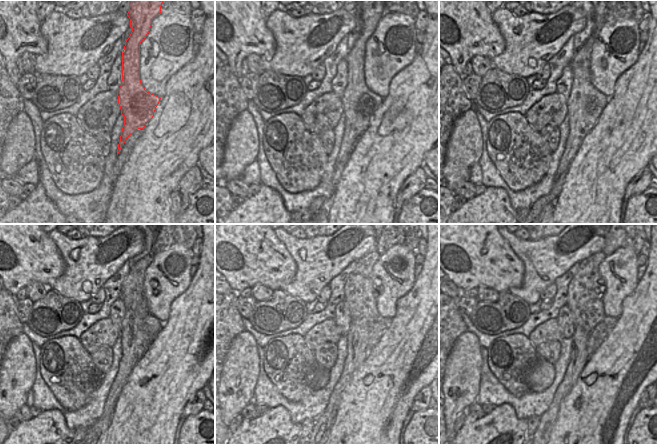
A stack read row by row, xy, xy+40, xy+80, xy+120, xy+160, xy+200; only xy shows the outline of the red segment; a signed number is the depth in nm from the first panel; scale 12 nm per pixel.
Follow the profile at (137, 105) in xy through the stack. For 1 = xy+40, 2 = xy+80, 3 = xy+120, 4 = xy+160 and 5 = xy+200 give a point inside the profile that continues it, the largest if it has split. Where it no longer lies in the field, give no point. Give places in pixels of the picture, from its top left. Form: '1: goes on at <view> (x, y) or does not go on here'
1: goes on at xy+40 (359, 103)
2: goes on at xy+80 (585, 103)
3: goes on at xy+120 (136, 334)
4: goes on at xy+160 (357, 337)
5: goes on at xy+200 (579, 356)

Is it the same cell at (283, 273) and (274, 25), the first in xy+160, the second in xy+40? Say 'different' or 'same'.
different

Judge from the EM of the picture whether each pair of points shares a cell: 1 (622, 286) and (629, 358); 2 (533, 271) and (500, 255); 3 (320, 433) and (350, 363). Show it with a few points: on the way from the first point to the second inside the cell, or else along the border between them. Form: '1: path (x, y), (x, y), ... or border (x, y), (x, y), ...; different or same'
1: border (638, 281), (623, 300), (617, 318); different
2: border (511, 248), (524, 266), (524, 277), (519, 287); different
3: path (328, 416), (334, 395), (343, 380); same

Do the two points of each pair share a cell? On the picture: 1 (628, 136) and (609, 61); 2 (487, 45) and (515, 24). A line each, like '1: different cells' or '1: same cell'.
1: different cells
2: different cells

